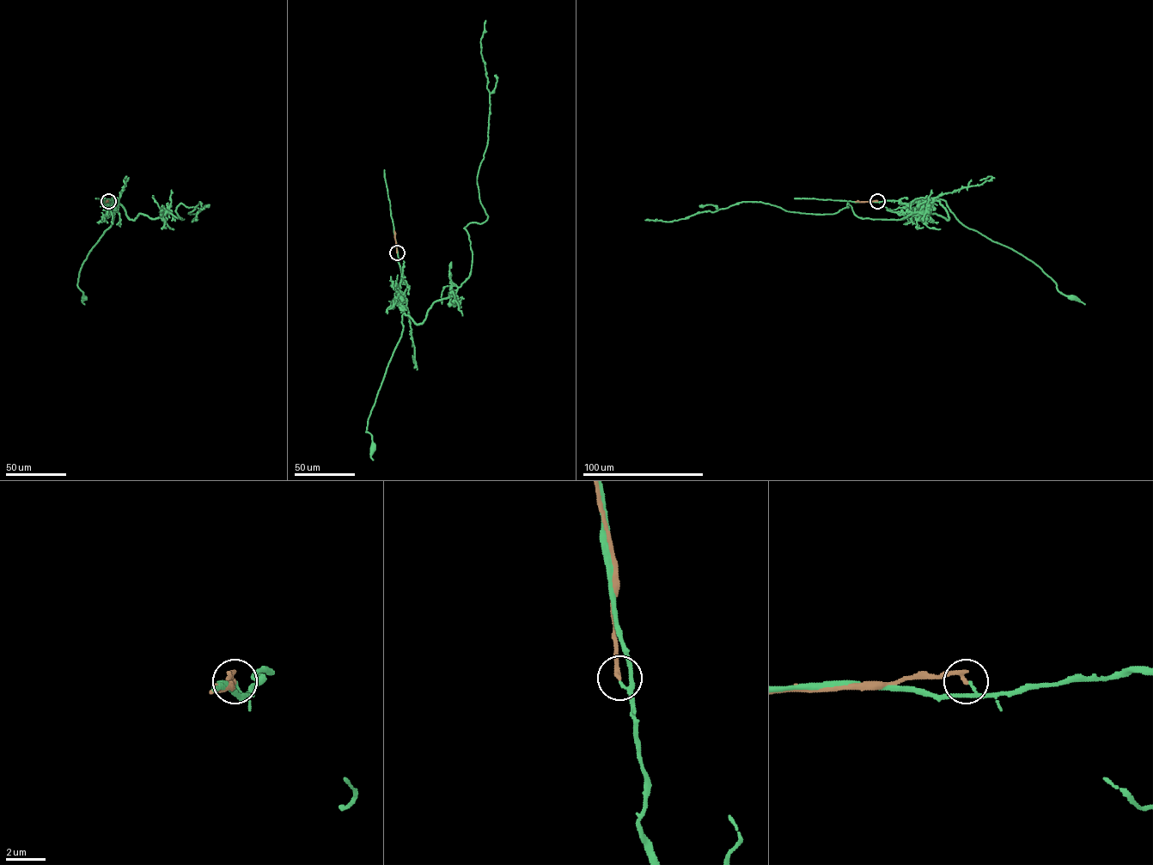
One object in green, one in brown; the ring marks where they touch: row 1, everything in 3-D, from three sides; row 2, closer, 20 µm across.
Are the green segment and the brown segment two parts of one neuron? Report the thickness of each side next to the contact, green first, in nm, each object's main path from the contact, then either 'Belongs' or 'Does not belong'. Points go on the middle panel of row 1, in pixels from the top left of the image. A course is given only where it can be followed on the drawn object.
Thickness 80 nm (green) against 240 nm. Course of green: (397, 252), (401, 282), (396, 292), (403, 306), (403, 329), (369, 417), (366, 431), (371, 435), (374, 448). Course of brown: (397, 252), (394, 230). Does not belong

